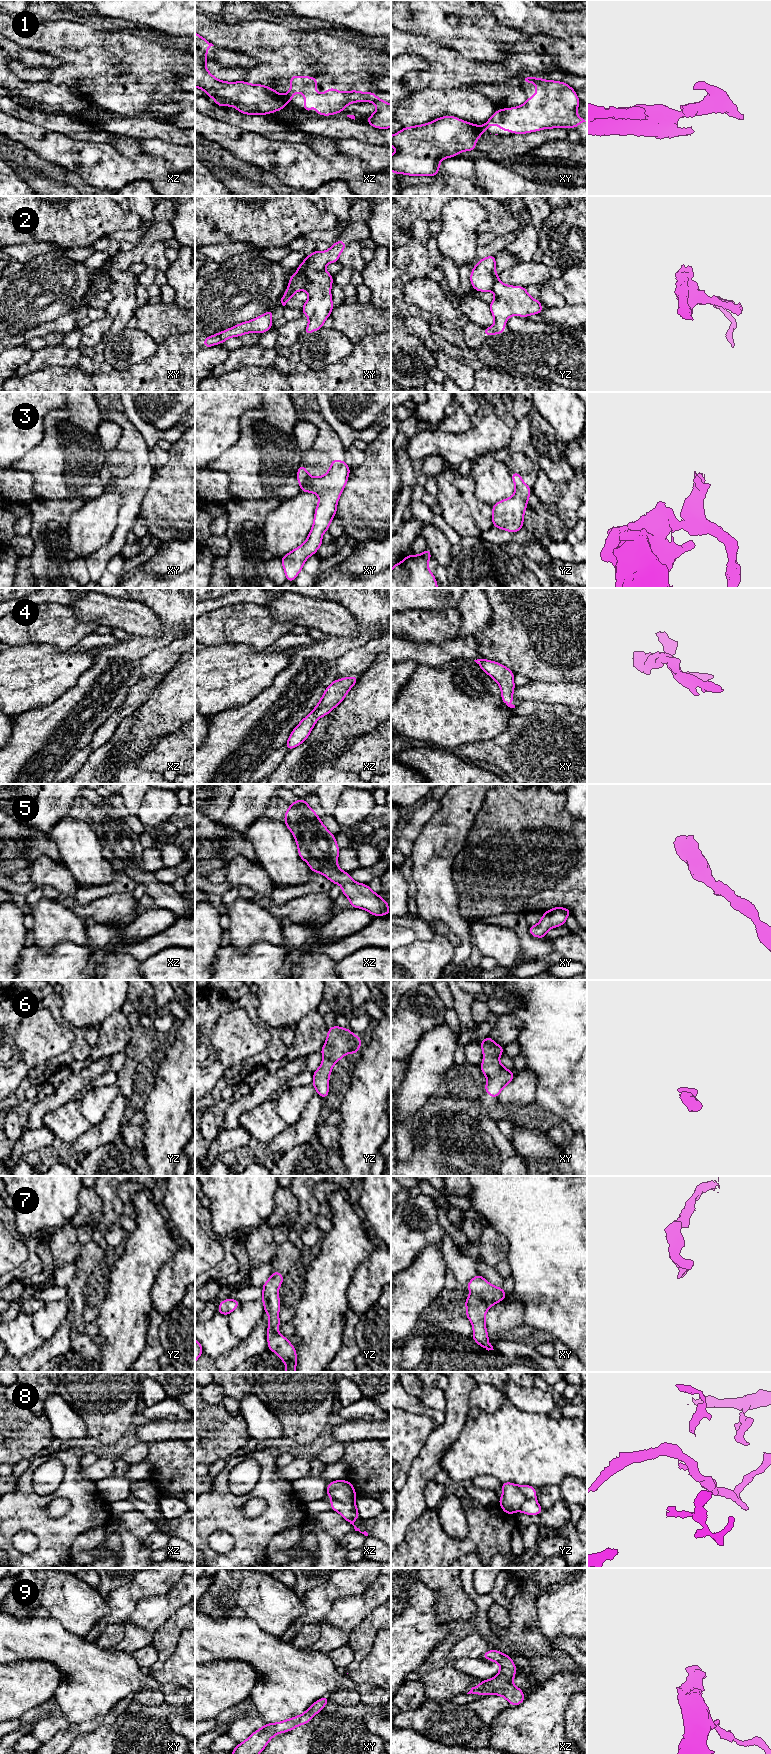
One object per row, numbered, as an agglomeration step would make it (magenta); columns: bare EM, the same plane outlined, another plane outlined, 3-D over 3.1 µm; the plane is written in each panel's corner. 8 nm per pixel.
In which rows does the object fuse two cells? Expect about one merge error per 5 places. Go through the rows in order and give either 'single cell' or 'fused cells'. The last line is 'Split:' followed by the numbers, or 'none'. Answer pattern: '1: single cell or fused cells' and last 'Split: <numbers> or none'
1: fused cells
2: fused cells
3: single cell
4: single cell
5: single cell
6: single cell
7: single cell
8: fused cells
9: single cell
Split: 1, 2, 8

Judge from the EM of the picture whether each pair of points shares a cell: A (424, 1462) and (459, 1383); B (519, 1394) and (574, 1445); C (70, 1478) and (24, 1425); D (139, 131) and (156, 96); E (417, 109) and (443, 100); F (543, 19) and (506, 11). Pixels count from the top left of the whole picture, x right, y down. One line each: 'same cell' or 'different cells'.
A: same cell
B: different cells
C: different cells
D: different cells
E: same cell
F: same cell

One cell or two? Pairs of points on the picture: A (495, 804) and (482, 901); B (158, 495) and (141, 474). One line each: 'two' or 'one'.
A: one
B: two

